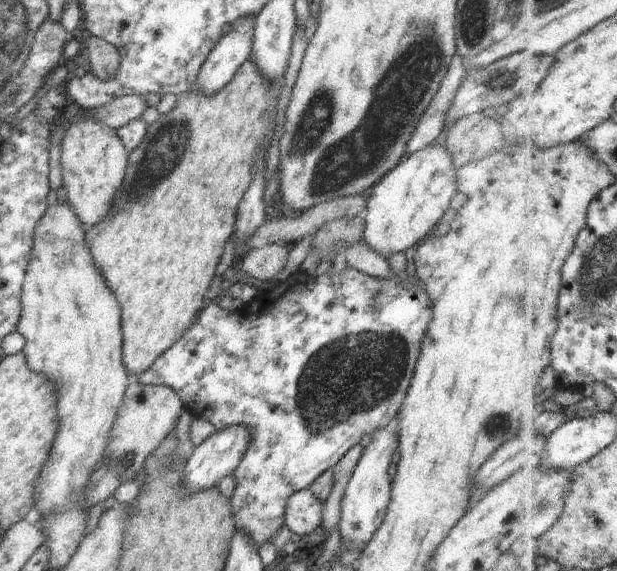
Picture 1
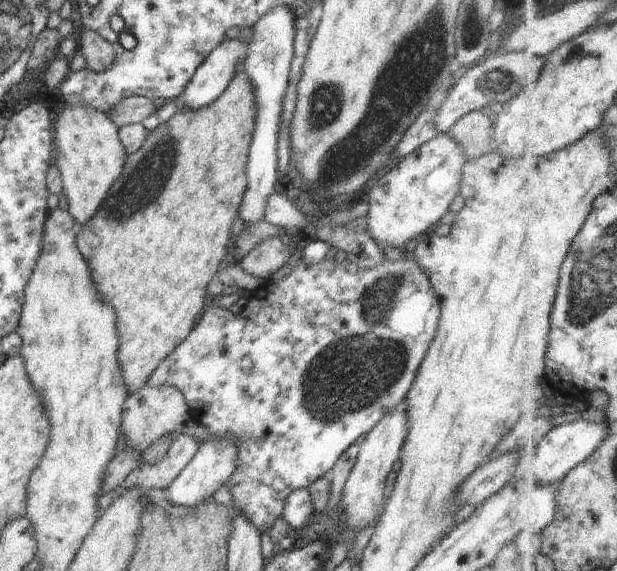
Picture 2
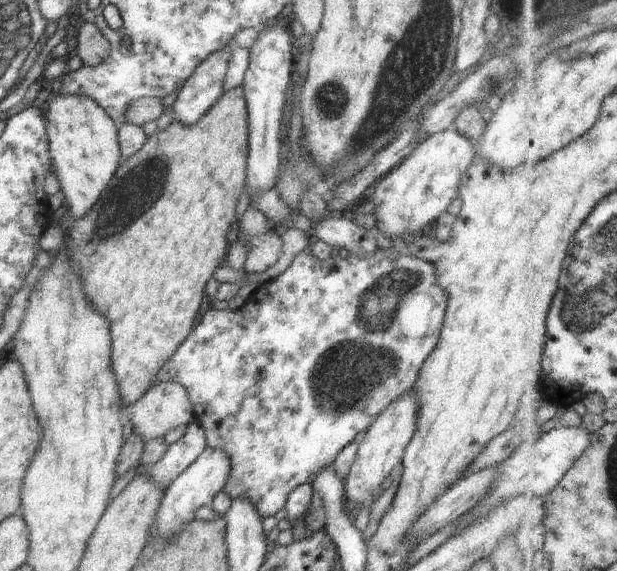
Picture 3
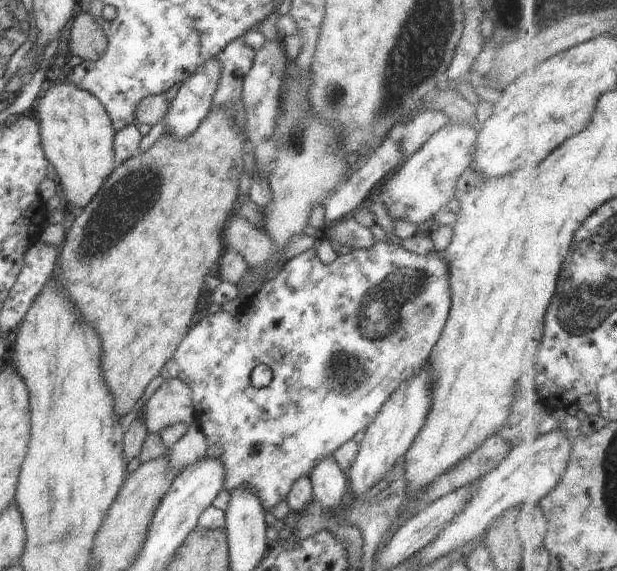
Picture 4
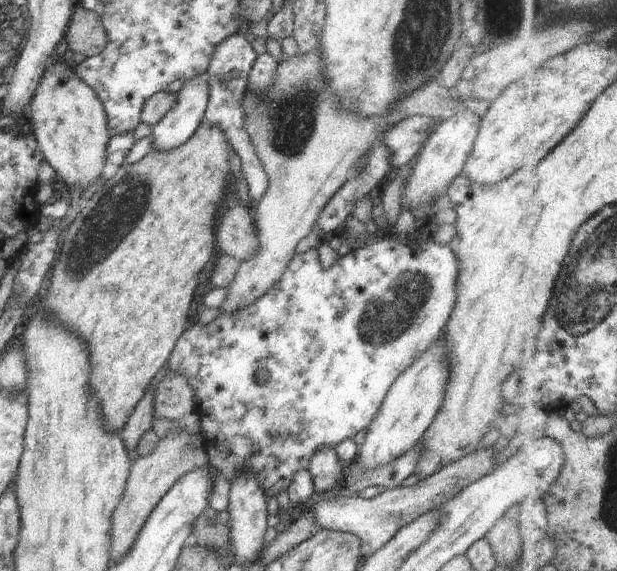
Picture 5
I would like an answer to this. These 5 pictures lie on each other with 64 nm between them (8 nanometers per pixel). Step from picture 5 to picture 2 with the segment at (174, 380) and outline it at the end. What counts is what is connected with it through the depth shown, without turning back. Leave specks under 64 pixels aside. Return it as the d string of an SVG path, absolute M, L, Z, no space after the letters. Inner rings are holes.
M145 385L141 390L138 390L136 393L130 393L128 394L127 398L125 399L124 405L123 405L123 412L121 413L121 434L124 432L124 436L126 436L127 447L132 447L138 454L139 454L139 460L141 460L140 456L142 453L144 453L154 442L157 442L160 438L163 438L164 436L170 435L172 432L176 431L178 428L181 428L183 425L186 424L190 420L189 416L189 407L186 403L185 397L182 395L182 392L171 385L161 385L156 387L148 387Z

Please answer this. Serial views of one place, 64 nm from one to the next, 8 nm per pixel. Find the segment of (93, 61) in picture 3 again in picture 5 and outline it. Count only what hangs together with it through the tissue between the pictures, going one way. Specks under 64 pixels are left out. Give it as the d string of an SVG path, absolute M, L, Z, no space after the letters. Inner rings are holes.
M77 8L72 13L65 34L72 52L80 52L86 58L100 54L109 41L100 16L84 8Z

